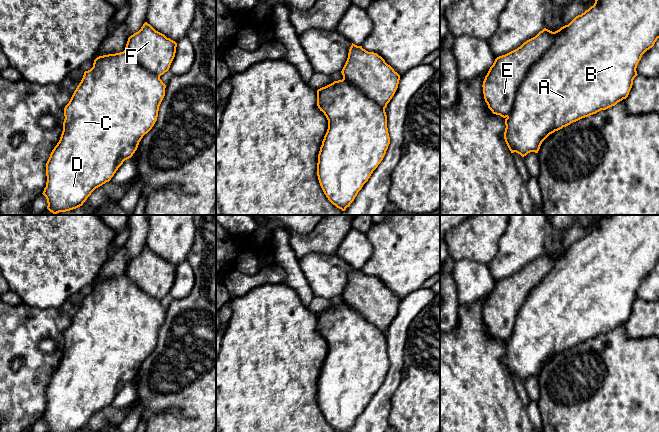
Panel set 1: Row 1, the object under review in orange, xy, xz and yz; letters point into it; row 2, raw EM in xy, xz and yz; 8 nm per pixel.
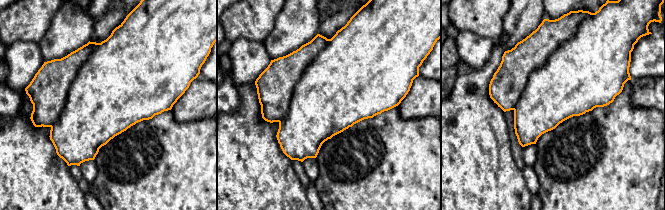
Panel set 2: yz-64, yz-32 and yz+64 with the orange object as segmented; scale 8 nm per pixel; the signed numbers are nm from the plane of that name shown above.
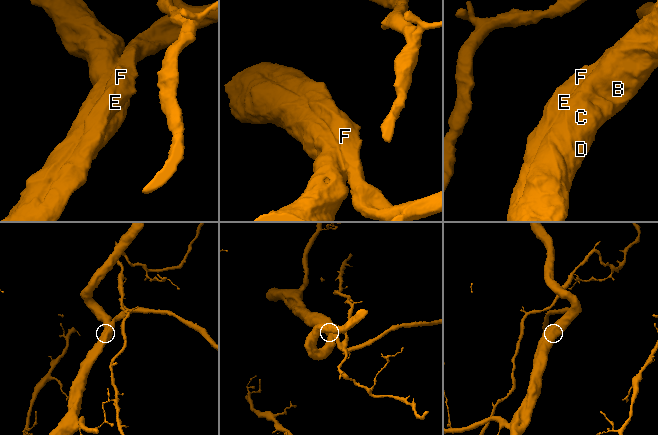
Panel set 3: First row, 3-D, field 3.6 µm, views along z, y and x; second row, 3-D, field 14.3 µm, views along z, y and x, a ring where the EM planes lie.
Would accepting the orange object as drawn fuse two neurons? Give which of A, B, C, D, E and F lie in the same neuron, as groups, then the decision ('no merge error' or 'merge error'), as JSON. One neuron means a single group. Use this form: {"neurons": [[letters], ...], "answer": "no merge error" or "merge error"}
{"neurons": [["A", "B", "C", "D", "E", "F"]], "answer": "no merge error"}

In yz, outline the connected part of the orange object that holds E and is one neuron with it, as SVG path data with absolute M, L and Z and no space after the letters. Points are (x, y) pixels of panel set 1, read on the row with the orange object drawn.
M595 0L593 6L581 15L576 16L568 25L552 32L546 28L535 37L524 42L517 49L499 56L495 59L483 81L483 94L488 108L493 114L505 119L504 139L511 153L518 153L522 157L530 152L538 153L542 142L552 133L576 122L582 118L596 114L615 106L626 99L633 85L634 78L638 75L636 68L642 55L652 48L659 38L659 0Z

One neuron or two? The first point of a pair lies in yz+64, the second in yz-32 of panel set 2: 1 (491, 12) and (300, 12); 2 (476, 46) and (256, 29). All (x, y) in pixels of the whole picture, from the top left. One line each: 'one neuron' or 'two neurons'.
1: two neurons
2: two neurons

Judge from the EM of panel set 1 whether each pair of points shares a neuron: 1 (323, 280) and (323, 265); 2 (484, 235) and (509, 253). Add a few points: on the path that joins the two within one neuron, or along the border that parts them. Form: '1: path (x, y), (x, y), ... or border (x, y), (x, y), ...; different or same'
1: path (322, 276), (323, 269); same
2: border (508, 225), (500, 239), (496, 256), (488, 264); different

